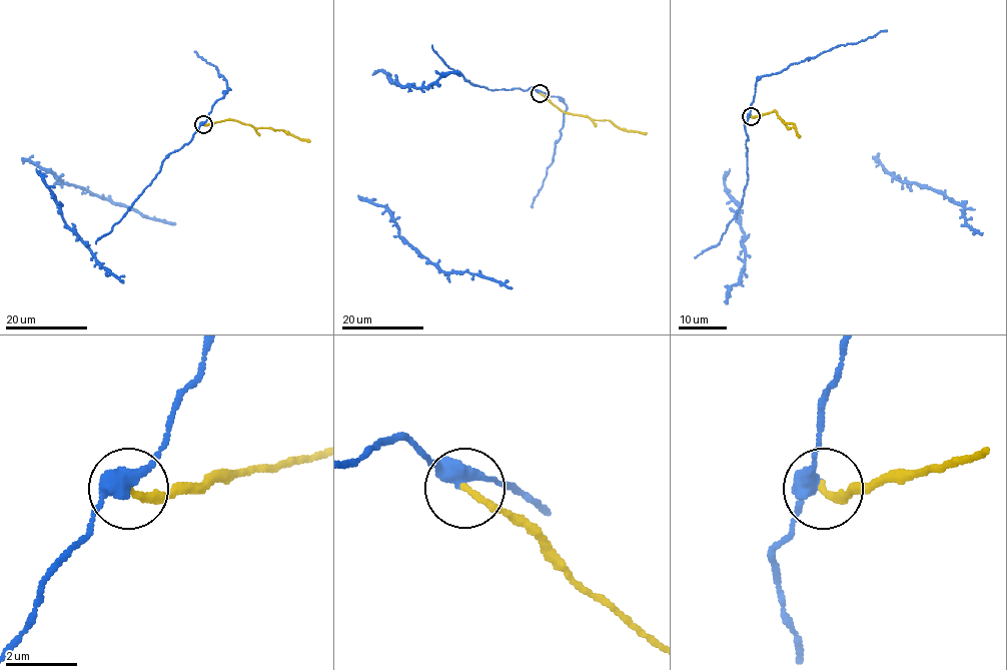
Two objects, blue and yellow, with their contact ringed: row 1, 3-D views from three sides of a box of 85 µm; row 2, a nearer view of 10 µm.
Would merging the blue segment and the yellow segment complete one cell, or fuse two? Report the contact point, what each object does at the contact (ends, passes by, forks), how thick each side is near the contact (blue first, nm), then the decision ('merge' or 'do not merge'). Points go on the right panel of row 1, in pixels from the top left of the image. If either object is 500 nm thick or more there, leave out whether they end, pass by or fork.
(751, 116) | blue passes by | yellow ends | 440/190 nm | do not merge

